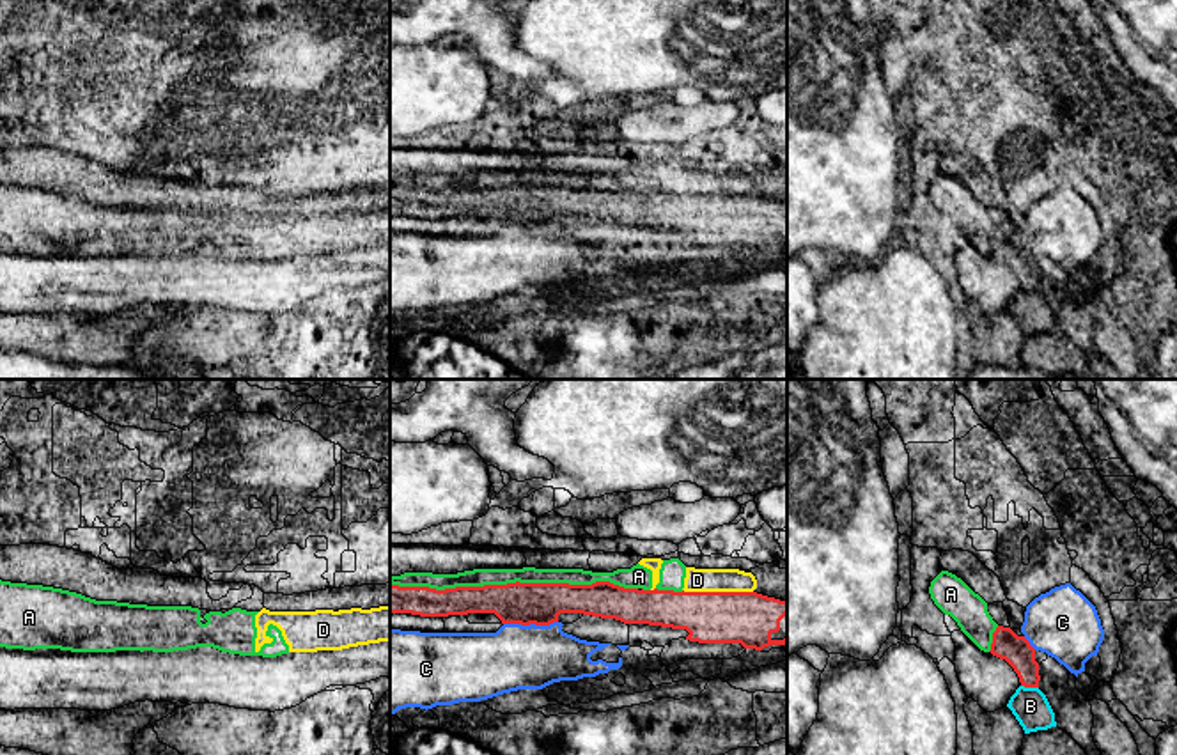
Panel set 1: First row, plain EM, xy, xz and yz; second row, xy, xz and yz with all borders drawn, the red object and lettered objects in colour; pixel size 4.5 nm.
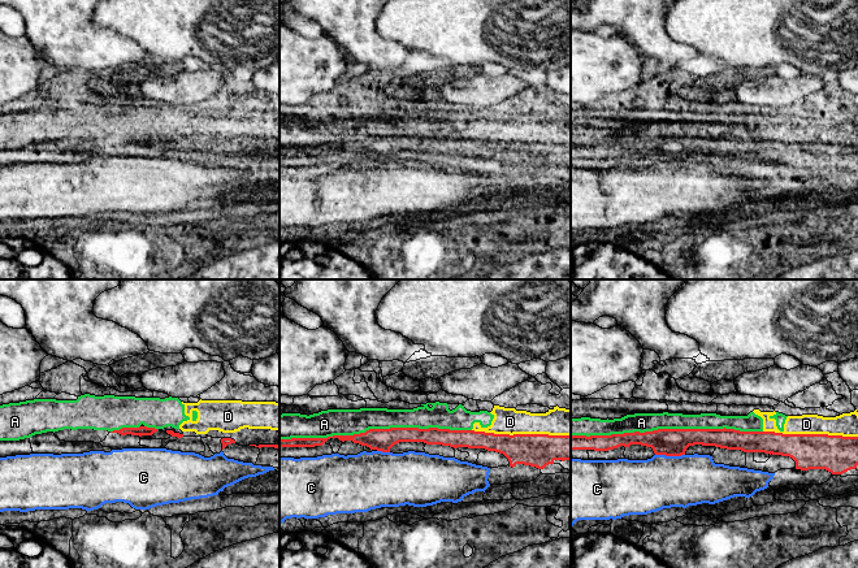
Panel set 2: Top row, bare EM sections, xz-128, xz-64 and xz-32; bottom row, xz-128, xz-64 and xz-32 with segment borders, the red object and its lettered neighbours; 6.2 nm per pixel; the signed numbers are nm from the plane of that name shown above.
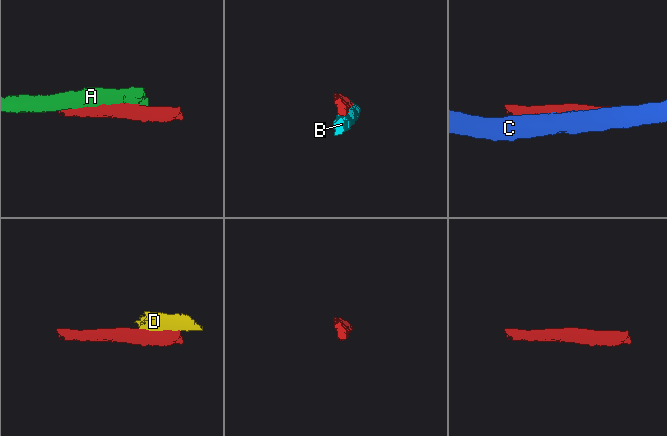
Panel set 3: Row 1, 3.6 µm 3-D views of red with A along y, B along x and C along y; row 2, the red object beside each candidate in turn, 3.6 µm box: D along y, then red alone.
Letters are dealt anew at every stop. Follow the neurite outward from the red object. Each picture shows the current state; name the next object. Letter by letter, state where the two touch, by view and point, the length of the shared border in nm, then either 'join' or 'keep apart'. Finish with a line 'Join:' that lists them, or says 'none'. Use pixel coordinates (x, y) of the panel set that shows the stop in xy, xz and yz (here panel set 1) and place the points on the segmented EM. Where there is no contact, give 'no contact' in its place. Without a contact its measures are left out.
A: contact xz (514, 583); length 1100 nm; keep apart
B: contact yz (1030, 686); length 80 nm; keep apart
C: contact xz (530, 622); length 240 nm; keep apart
D: contact xz (718, 592); length 320 nm; keep apart
Join: none

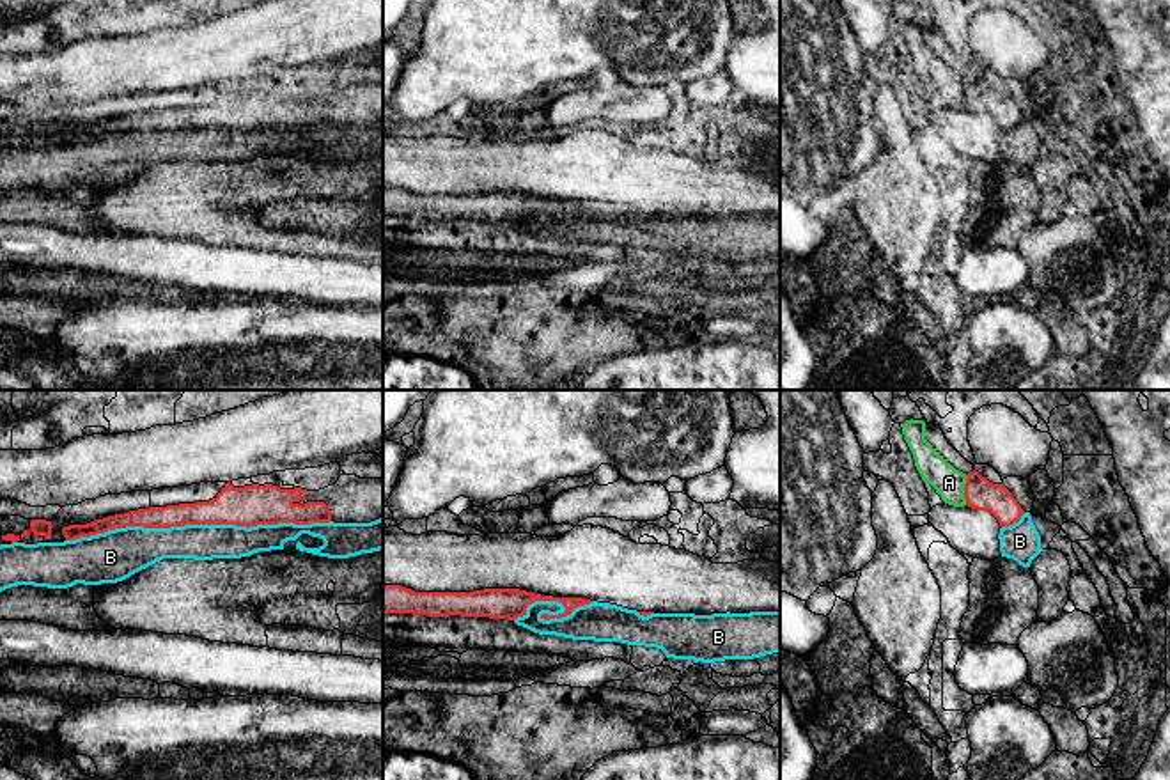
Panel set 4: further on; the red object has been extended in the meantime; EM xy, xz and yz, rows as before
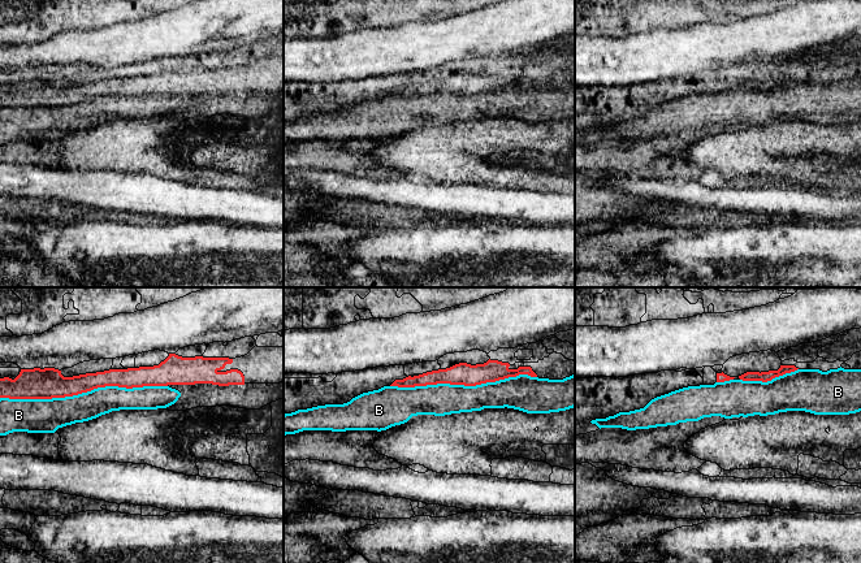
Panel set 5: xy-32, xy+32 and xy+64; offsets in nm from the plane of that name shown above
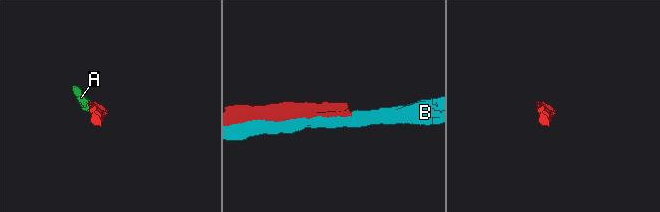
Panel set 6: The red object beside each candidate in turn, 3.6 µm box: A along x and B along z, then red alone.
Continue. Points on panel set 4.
A: contact yz (965, 490); length 140 nm; keep apart
B: contact xy (197, 523); length 1200 nm; keep apart
Join: none

